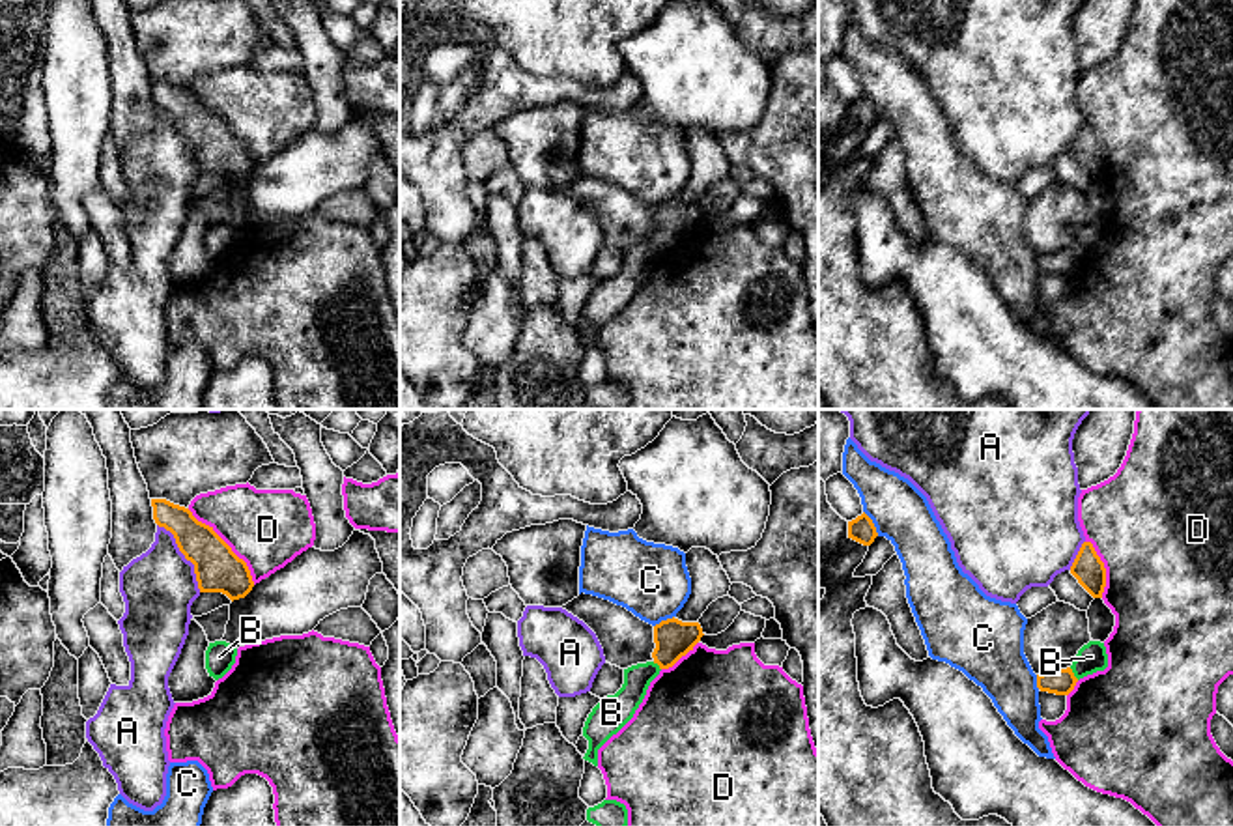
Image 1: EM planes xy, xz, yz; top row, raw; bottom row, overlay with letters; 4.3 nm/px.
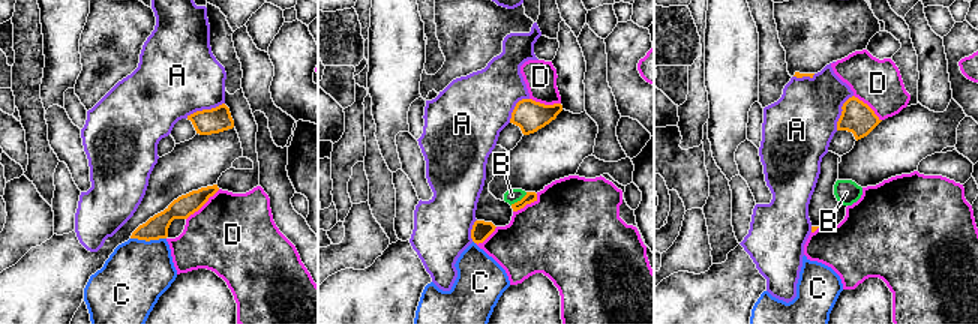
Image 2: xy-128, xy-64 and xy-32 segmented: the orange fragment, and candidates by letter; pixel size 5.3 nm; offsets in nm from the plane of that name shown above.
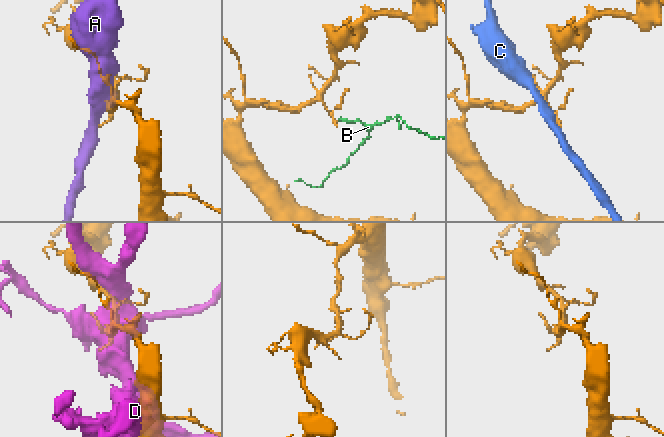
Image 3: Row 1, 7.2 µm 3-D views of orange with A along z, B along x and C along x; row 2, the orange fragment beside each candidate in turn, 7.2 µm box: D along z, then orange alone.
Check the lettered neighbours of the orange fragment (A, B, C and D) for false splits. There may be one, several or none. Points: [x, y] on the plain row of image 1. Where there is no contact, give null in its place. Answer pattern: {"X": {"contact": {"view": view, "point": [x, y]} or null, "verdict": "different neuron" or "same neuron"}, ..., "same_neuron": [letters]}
{"A": {"contact": {"view": "xy", "point": [184, 135]}, "verdict": "different neuron"}, "B": {"contact": {"view": "yz", "point": [1073, 255]}, "verdict": "different neuron"}, "C": {"contact": {"view": "yz", "point": [873, 105]}, "verdict": "different neuron"}, "D": {"contact": {"view": "xy", "point": [226, 126]}, "verdict": "different neuron"}, "same_neuron": []}

